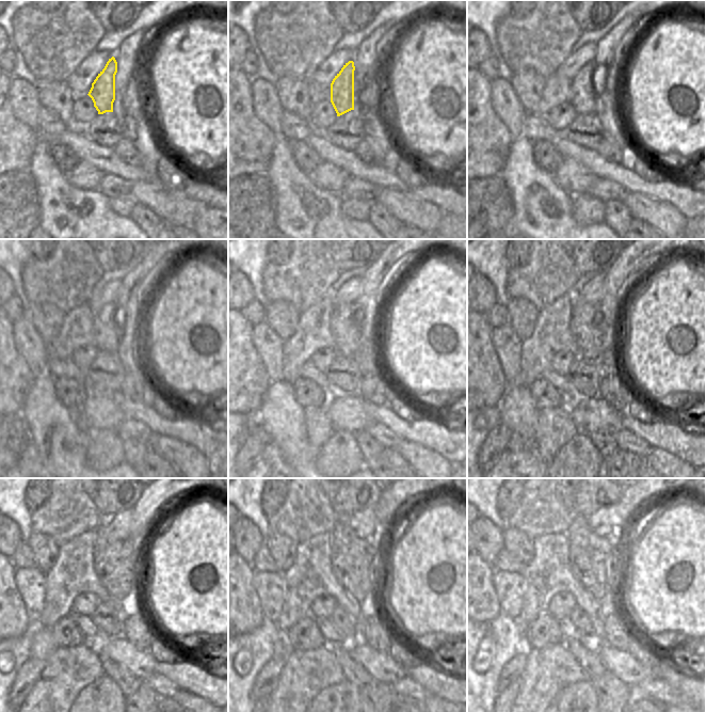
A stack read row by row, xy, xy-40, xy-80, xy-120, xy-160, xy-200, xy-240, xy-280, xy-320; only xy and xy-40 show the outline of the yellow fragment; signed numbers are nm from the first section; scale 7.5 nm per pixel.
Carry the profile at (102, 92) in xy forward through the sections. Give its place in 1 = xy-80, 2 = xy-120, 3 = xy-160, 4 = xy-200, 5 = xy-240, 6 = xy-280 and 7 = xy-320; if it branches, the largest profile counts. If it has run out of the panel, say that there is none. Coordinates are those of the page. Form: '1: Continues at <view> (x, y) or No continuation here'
1: Continues at xy-80 (582, 90)
2: Continues at xy-120 (106, 339)
3: Continues at xy-160 (345, 318)
4: Continues at xy-200 (590, 338)
5: Continues at xy-240 (109, 556)
6: Continues at xy-280 (349, 553)
7: Continues at xy-320 (588, 552).

